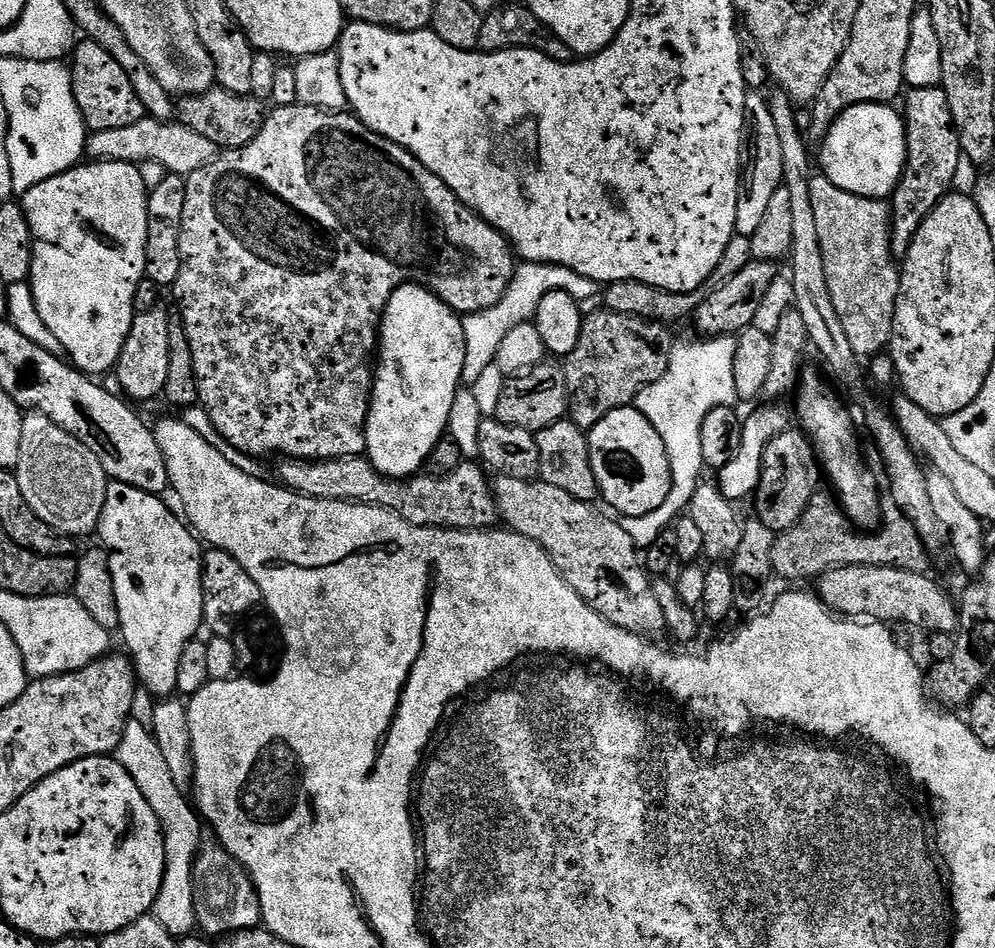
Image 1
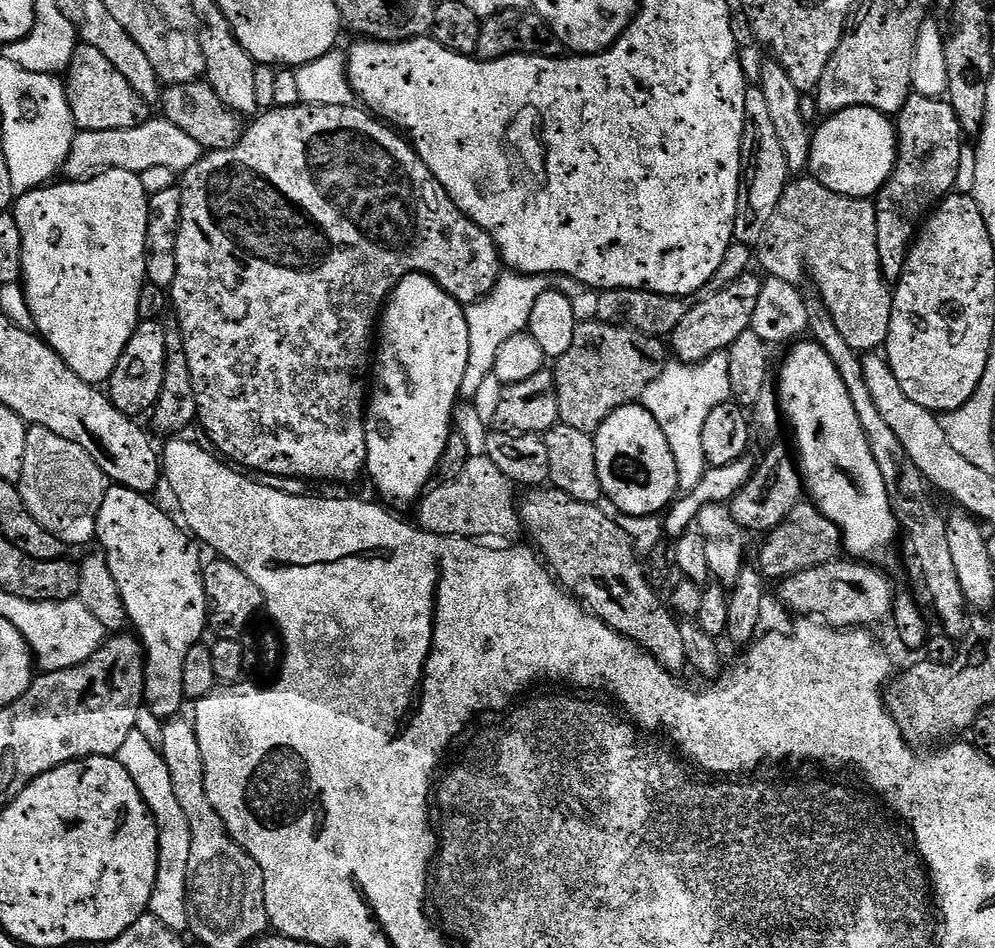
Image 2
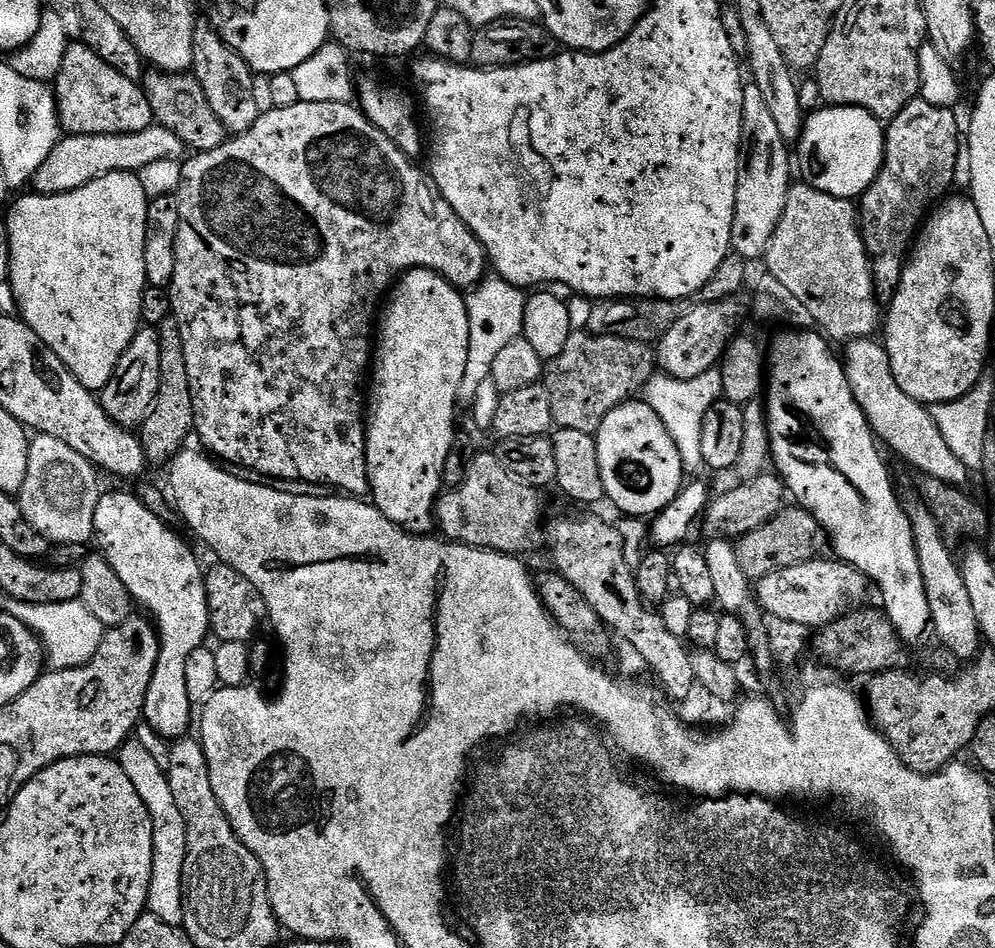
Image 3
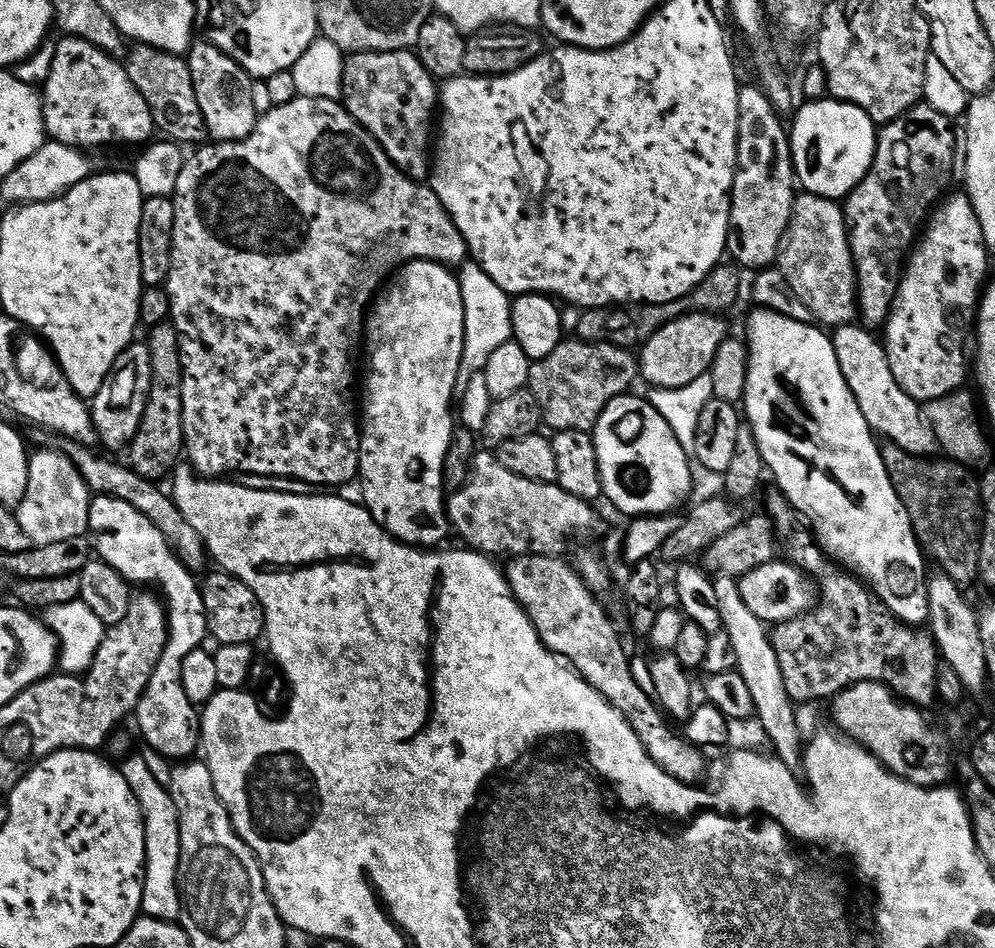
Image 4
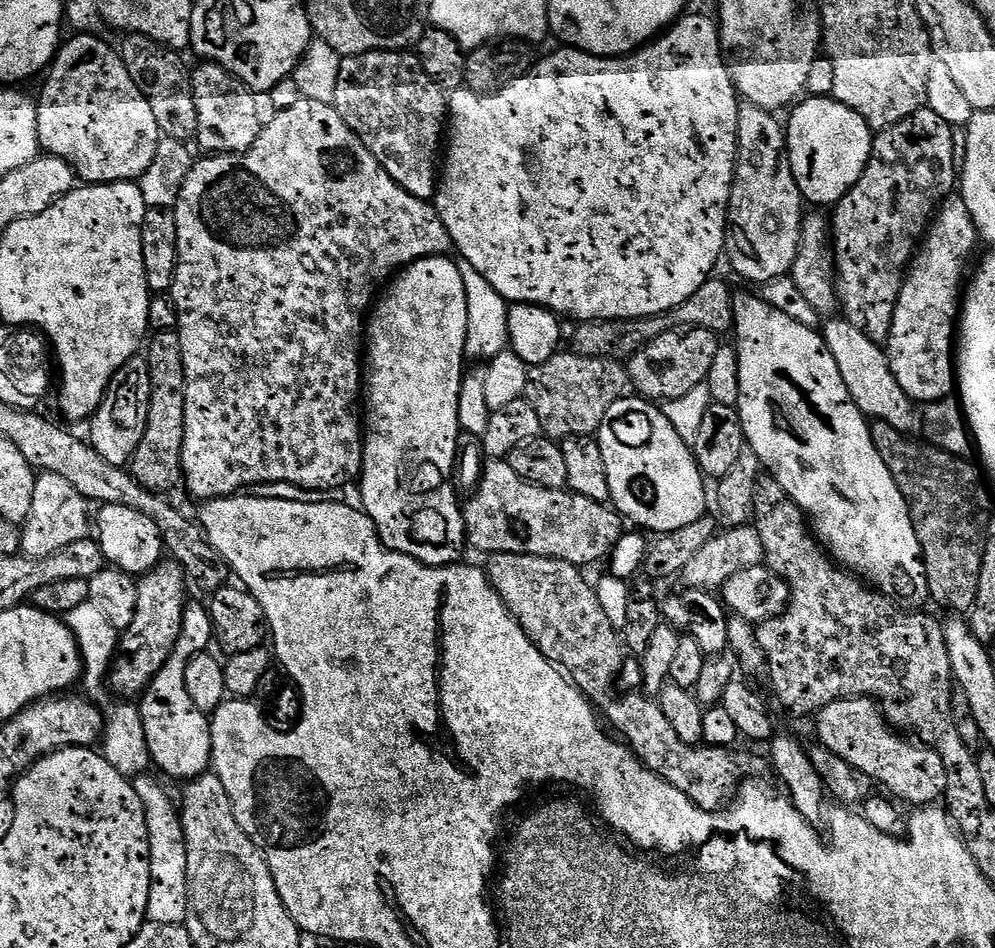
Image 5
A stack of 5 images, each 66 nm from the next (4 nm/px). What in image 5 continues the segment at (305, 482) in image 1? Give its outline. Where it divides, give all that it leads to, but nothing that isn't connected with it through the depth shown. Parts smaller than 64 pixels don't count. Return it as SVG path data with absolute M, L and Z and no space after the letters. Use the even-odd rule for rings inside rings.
M492 458L484 465L484 472L480 475L480 485L477 486L475 492L467 497L466 503L463 505L464 513L464 535L467 543L472 544L478 551L483 554L495 554L497 552L509 552L510 554L522 554L523 556L545 556L546 558L554 558L555 560L565 560L577 566L585 566L584 564L592 564L595 560L602 561L612 555L612 549L619 542L620 536L626 532L626 524L619 512L613 510L608 504L599 504L590 498L582 498L578 494L561 490L558 488L543 488L542 486L534 486L527 484L522 478L518 478L518 474L514 474L514 470L504 458Z

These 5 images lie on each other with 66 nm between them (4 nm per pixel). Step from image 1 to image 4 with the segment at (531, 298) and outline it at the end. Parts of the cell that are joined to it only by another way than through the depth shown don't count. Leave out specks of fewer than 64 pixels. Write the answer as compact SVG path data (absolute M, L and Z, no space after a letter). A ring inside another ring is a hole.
M468 262L459 269L458 279L462 290L462 302L466 310L466 338L464 339L464 353L462 354L462 366L460 367L460 379L467 382L475 376L481 375L490 362L490 358L506 342L514 339L512 335L512 302L513 297L480 269L479 264Z

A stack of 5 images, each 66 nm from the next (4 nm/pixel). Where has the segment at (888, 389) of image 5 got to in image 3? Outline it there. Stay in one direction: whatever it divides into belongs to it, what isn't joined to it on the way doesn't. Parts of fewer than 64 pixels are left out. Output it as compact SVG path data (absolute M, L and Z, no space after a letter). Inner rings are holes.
M876 338L849 340L845 348L848 349L842 352L844 373L877 441L885 449L893 448L910 467L917 468L924 476L933 476L944 484L967 485L969 468L958 462L950 446L946 446L946 438L942 438L942 430L938 430L931 411L898 386L898 378L894 378L894 370L890 370L890 358L883 343Z

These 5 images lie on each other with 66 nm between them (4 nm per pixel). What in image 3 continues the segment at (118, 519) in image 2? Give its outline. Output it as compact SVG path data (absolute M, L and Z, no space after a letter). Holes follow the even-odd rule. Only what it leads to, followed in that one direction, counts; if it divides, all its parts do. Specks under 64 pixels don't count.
M108 492L101 495L98 510L94 514L94 540L100 543L99 551L114 566L114 574L122 578L122 586L132 596L137 605L145 608L143 611L154 621L156 631L160 634L160 649L158 662L154 666L154 674L150 678L150 690L146 690L143 723L149 724L160 736L165 736L168 742L175 742L189 735L188 727L193 727L194 706L190 702L190 694L186 694L186 662L194 650L205 647L209 639L208 599L204 585L205 569L200 568L192 548L180 536L175 536L168 529L169 525L148 509L139 498L128 492Z

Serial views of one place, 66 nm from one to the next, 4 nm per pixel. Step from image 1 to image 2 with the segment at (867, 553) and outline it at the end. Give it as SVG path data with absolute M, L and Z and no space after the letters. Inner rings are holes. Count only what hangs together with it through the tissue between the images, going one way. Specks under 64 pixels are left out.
M801 502L794 506L788 517L767 533L763 540L758 567L760 573L773 582L785 580L787 576L793 576L802 570L814 570L814 566L829 564L842 556L842 537L838 526L834 526L834 522L811 502Z

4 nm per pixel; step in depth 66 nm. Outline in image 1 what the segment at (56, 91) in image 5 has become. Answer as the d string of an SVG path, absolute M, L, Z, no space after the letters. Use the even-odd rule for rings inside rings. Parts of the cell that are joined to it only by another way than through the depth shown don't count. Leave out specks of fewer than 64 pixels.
M87 38L76 44L70 56L72 73L72 89L74 98L80 107L85 125L92 132L102 130L118 130L121 126L134 126L134 122L145 119L146 113L142 102L138 102L138 94L134 94L134 86L130 86L130 78L98 42Z

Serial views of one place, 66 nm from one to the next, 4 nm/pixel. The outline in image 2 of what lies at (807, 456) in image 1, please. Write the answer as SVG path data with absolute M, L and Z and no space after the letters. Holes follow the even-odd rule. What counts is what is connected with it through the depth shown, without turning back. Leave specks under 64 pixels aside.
M777 442L767 449L764 457L758 460L758 467L752 475L752 479L745 484L742 489L730 501L732 517L738 526L744 528L745 533L760 532L767 534L773 528L785 520L802 502L806 489L802 479L802 473L794 459L793 453L783 448L783 443ZM801 495L801 496L800 496Z

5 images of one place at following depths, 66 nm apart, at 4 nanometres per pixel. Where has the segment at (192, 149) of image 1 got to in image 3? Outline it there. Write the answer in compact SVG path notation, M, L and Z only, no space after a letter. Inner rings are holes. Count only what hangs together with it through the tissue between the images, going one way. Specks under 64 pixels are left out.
M153 126L146 130L138 130L134 134L106 134L105 136L73 136L65 135L50 150L50 158L36 171L30 184L39 195L53 196L66 194L115 172L139 173L150 162L163 160L180 160L185 155L184 143L178 134L170 134L170 130Z

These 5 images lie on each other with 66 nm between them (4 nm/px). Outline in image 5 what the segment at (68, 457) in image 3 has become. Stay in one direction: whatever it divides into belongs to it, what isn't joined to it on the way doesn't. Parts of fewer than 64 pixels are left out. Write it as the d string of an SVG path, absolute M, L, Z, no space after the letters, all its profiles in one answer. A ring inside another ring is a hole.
M40 472L34 486L34 502L30 505L30 514L26 523L20 528L20 552L31 560L41 560L70 542L85 539L90 532L89 501L84 499L66 478L56 476L53 472Z

